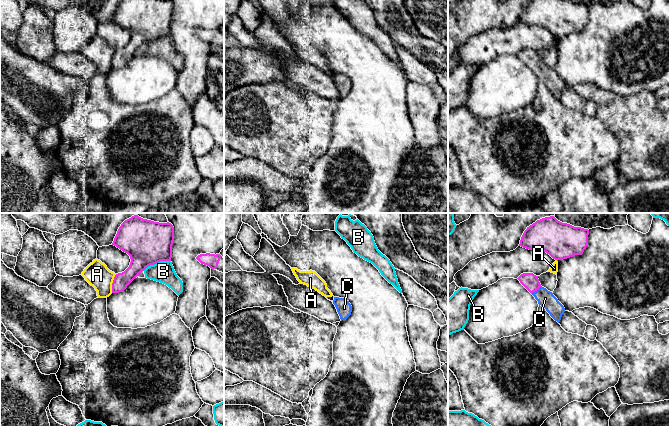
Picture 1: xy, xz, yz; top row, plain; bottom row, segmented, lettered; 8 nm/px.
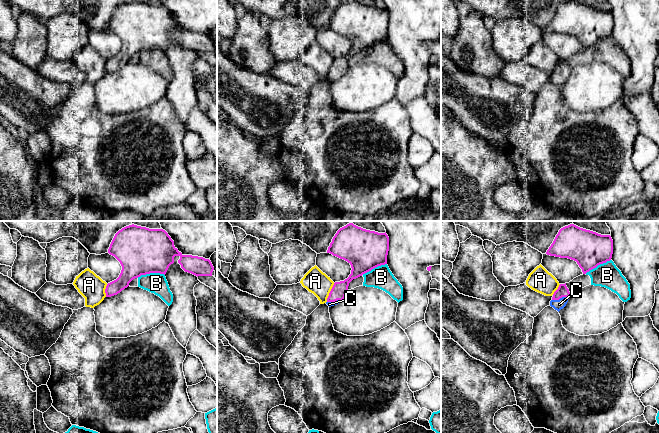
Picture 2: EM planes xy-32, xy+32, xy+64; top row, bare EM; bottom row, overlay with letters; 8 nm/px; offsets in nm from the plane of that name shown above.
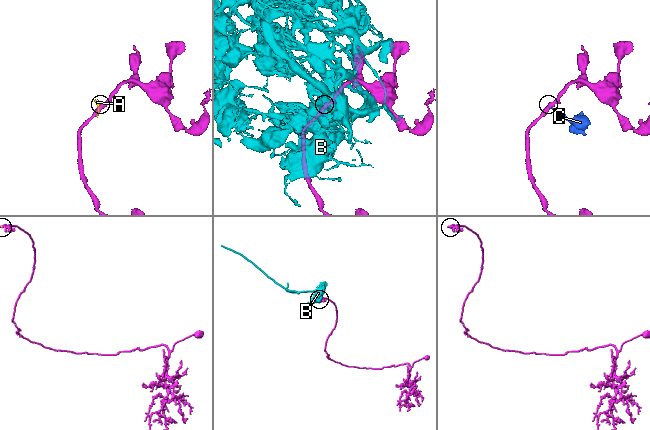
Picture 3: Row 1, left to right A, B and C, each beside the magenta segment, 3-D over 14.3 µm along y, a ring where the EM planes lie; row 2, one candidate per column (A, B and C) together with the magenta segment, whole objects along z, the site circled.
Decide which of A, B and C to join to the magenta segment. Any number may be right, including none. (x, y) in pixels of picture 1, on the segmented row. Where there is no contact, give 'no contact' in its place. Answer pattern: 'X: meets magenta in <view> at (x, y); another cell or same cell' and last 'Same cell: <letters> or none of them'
A: meets magenta in xy at (112, 283); another cell
B: meets magenta in xy at (156, 262); another cell
C: meets magenta in yz at (536, 290); same cell
Same cell: C

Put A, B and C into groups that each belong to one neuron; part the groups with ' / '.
A / B / C

